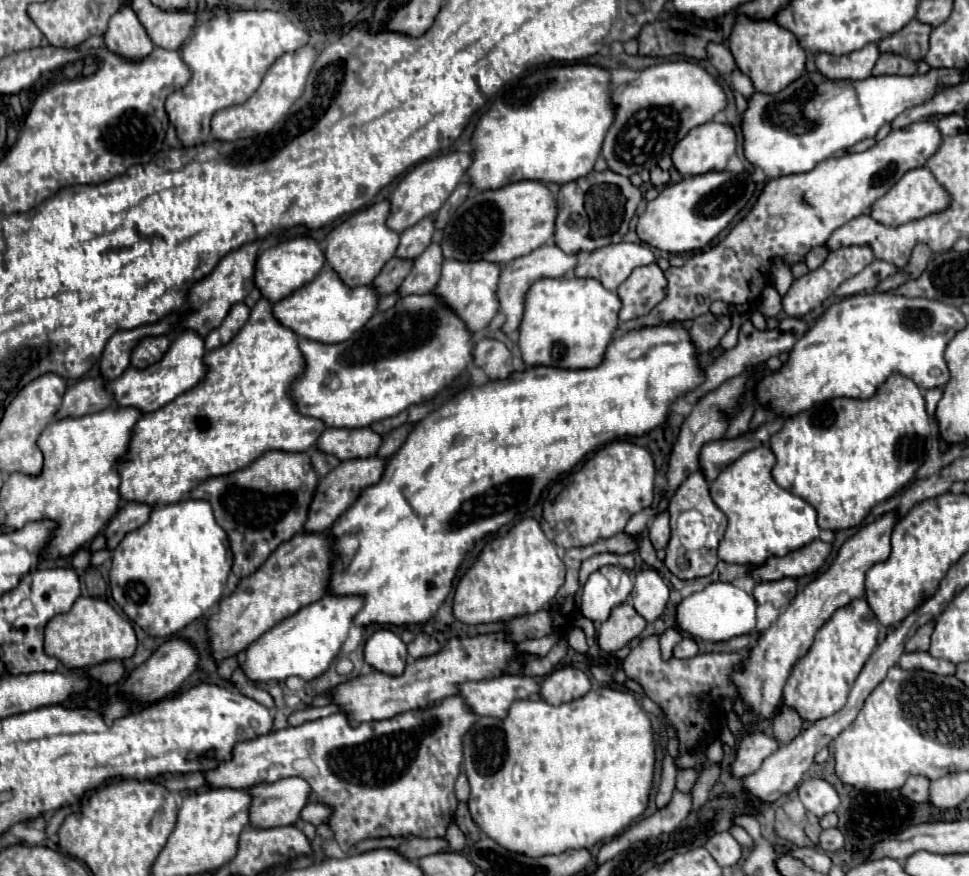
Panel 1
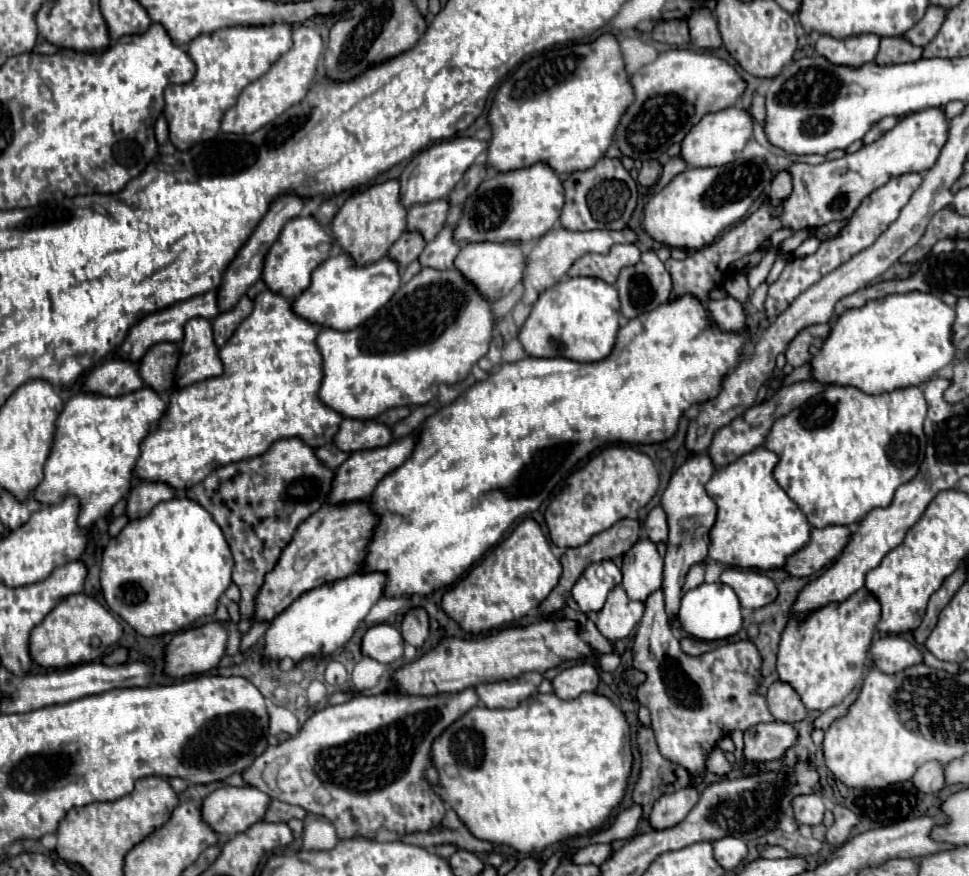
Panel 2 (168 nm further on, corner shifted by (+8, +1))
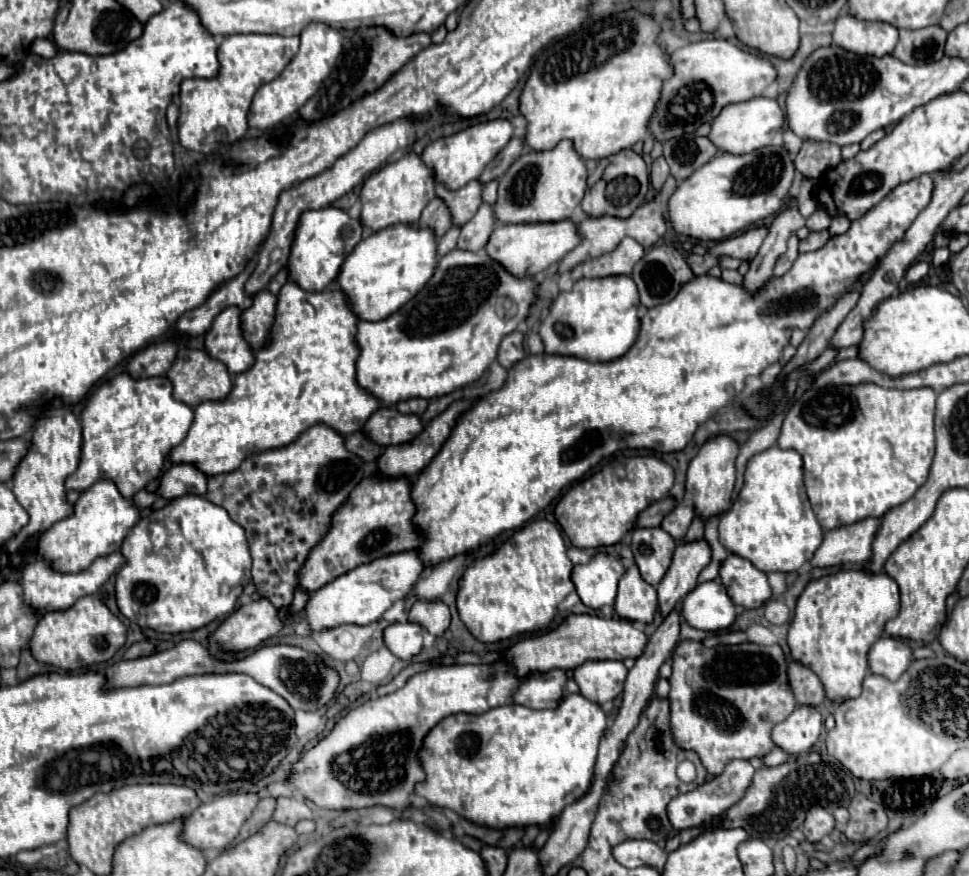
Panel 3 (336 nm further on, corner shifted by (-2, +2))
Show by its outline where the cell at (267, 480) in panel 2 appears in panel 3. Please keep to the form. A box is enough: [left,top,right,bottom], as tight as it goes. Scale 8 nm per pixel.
[204,425,364,609]

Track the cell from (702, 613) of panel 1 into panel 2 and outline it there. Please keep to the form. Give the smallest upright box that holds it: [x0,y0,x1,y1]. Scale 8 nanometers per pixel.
[678,584,742,640]

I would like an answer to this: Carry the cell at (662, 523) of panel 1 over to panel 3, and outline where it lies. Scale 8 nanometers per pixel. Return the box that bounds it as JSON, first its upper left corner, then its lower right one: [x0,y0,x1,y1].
[662,505,694,539]

